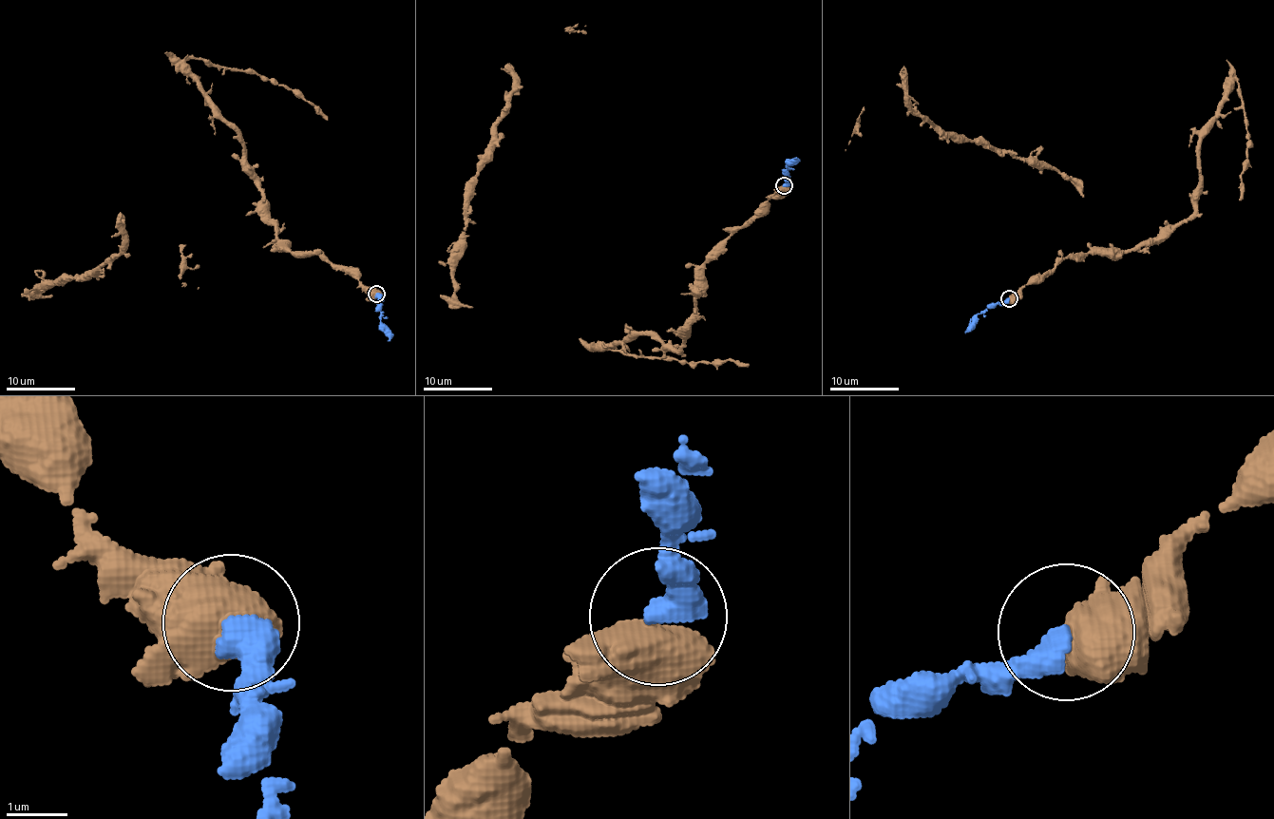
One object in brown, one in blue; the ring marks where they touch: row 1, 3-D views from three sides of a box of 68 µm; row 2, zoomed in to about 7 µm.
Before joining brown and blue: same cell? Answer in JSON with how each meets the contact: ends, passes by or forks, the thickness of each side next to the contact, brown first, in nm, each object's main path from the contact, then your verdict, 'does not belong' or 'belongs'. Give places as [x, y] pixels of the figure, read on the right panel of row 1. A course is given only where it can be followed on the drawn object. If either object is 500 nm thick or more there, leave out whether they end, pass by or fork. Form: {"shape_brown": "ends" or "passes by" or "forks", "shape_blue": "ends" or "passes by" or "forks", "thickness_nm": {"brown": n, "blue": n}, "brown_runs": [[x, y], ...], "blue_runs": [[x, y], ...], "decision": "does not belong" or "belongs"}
{"thickness_nm": {"brown": 750, "blue": 480}, "brown_runs": [[1009, 297], [1074, 255], [1136, 250], [1187, 221], [1199, 191], [1197, 146], [1237, 80], [1249, 140], [1239, 199]], "blue_runs": [[1009, 298], [990, 303], [965, 333]], "decision": "belongs"}

